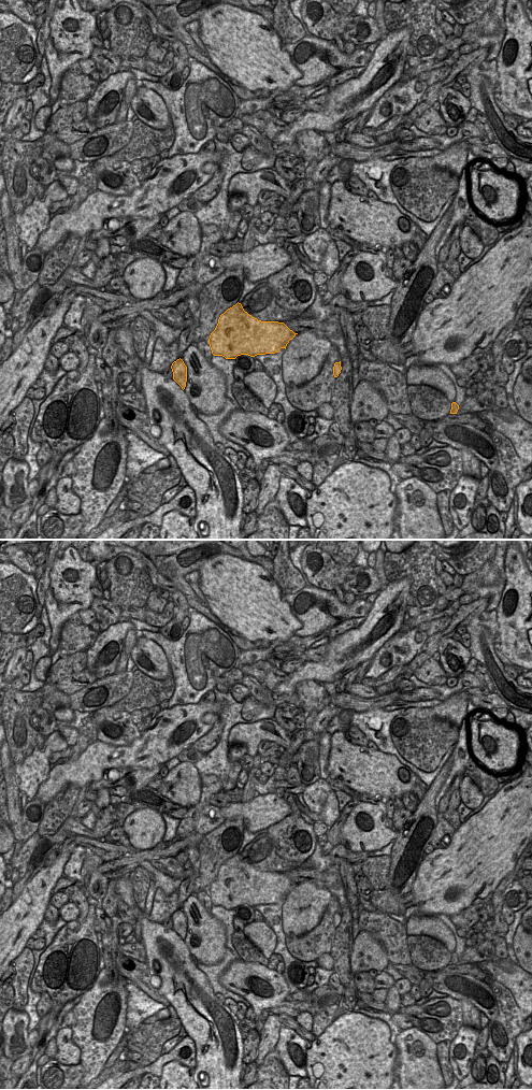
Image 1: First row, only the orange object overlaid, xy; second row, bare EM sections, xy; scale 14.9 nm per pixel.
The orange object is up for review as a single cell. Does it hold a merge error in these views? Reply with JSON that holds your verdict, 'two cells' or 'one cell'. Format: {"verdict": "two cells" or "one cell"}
{"verdict": "one cell"}

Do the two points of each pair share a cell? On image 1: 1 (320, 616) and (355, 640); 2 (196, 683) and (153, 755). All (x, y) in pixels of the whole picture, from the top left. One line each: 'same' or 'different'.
1: different
2: different

